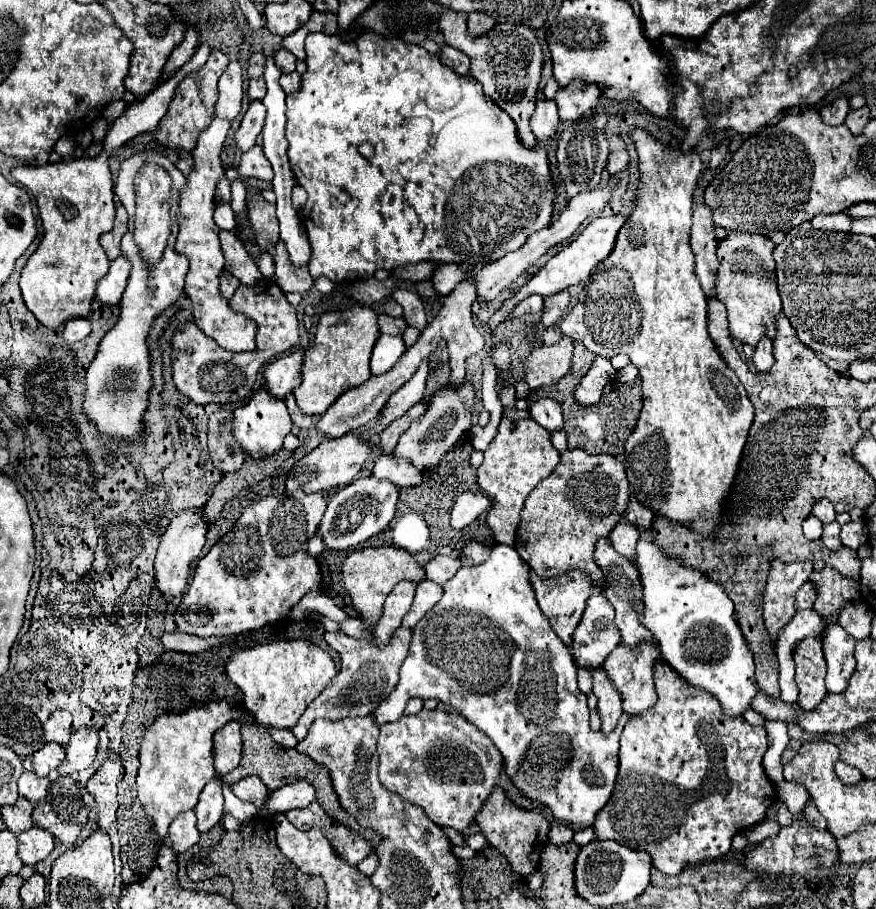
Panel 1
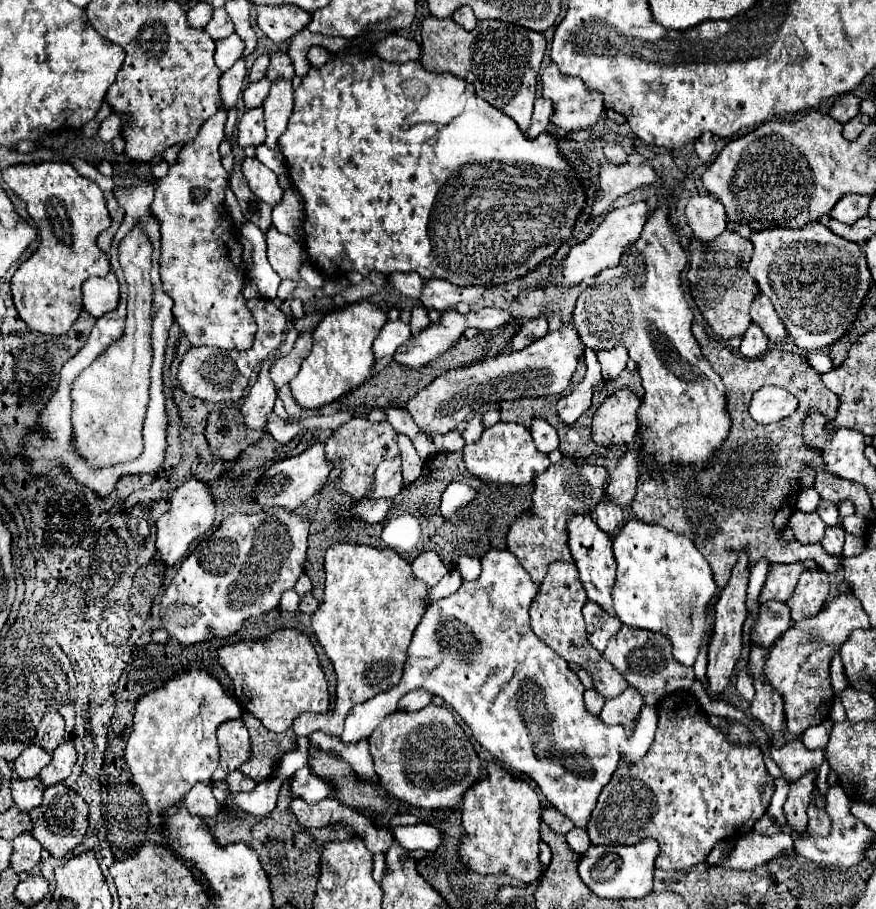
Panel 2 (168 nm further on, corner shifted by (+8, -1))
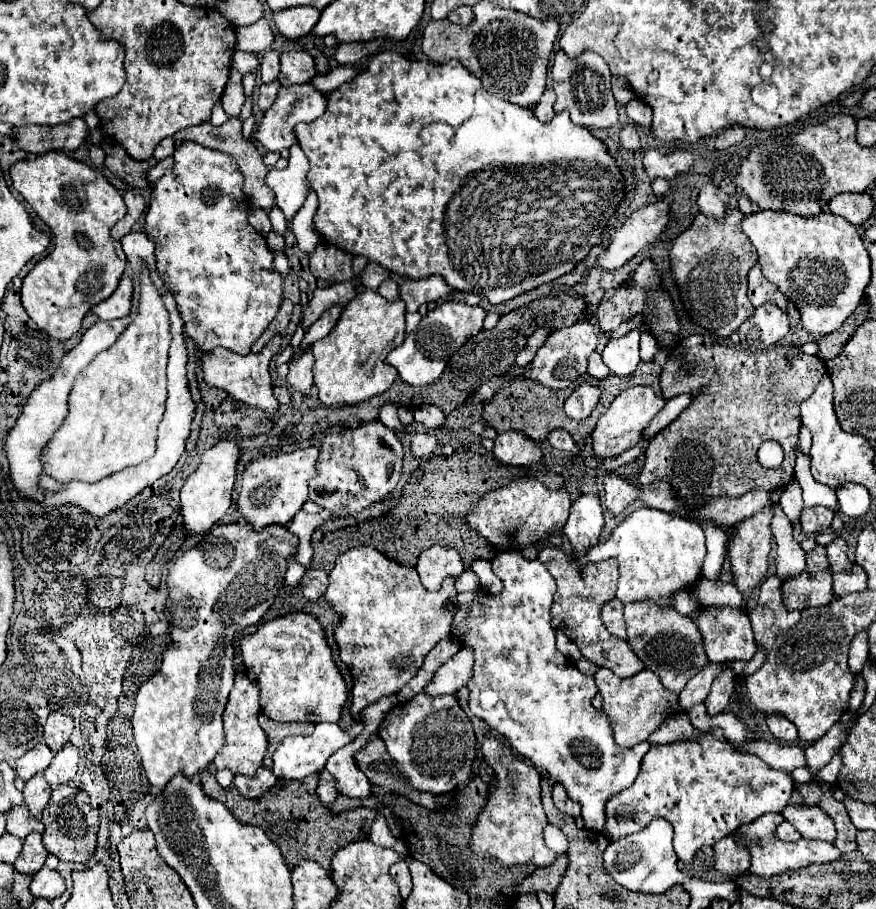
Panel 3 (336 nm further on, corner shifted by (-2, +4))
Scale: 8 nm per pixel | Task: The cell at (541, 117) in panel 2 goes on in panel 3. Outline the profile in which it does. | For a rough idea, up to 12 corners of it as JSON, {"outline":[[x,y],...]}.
{"outline":[[549,86],[535,106],[535,116],[547,124],[555,112],[555,92]]}

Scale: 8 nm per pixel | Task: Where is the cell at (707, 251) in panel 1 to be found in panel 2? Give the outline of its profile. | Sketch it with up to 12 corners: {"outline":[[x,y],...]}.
{"outline":[[711,195],[689,197],[685,215],[697,239],[727,227],[725,207]]}

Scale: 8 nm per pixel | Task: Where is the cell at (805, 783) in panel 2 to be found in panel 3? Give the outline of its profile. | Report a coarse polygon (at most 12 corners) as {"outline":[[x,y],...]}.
{"outline":[[835,724],[805,748],[807,768],[817,774],[847,738]]}

